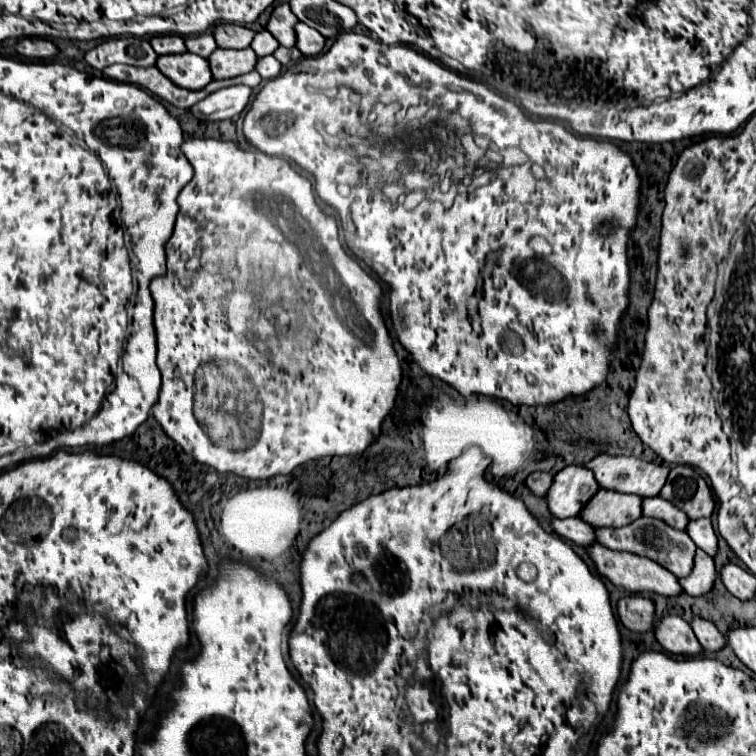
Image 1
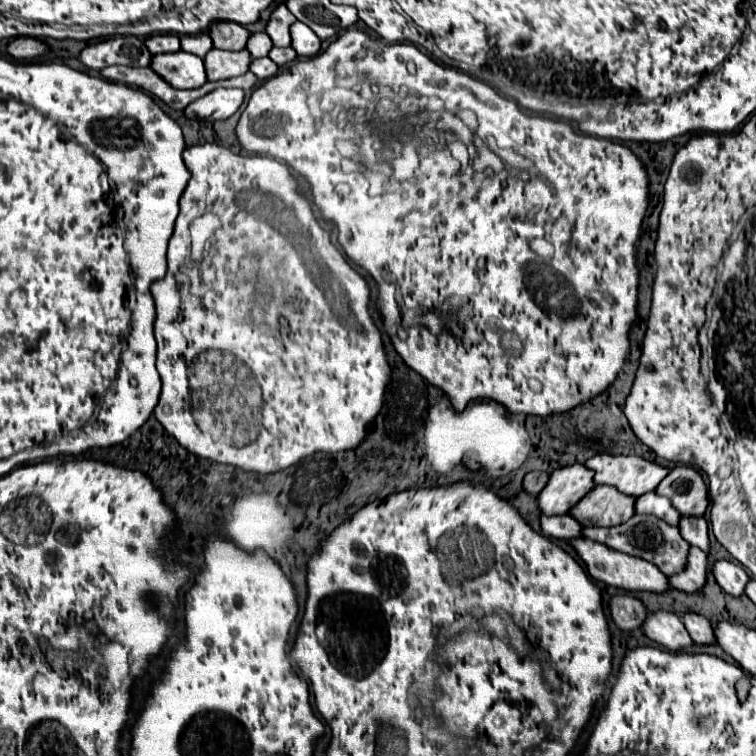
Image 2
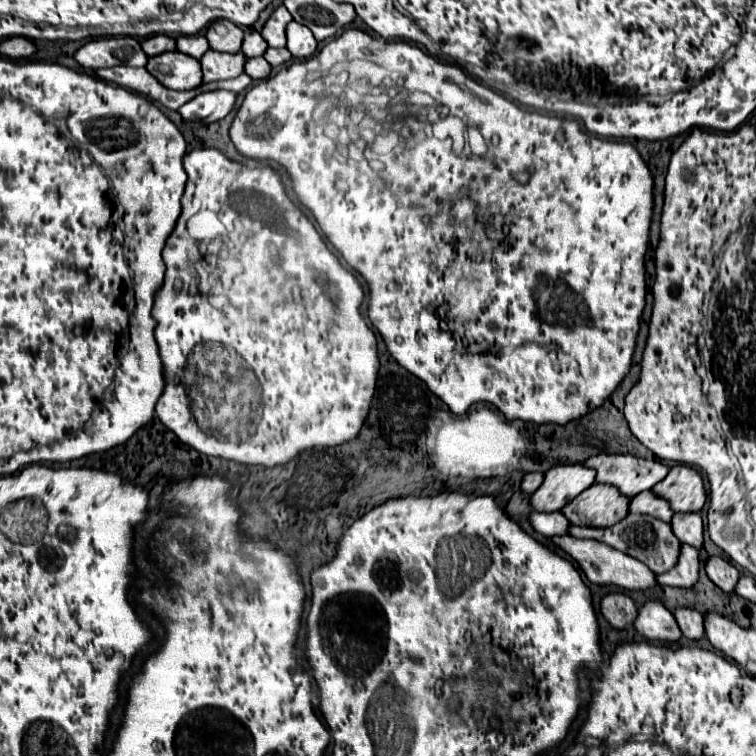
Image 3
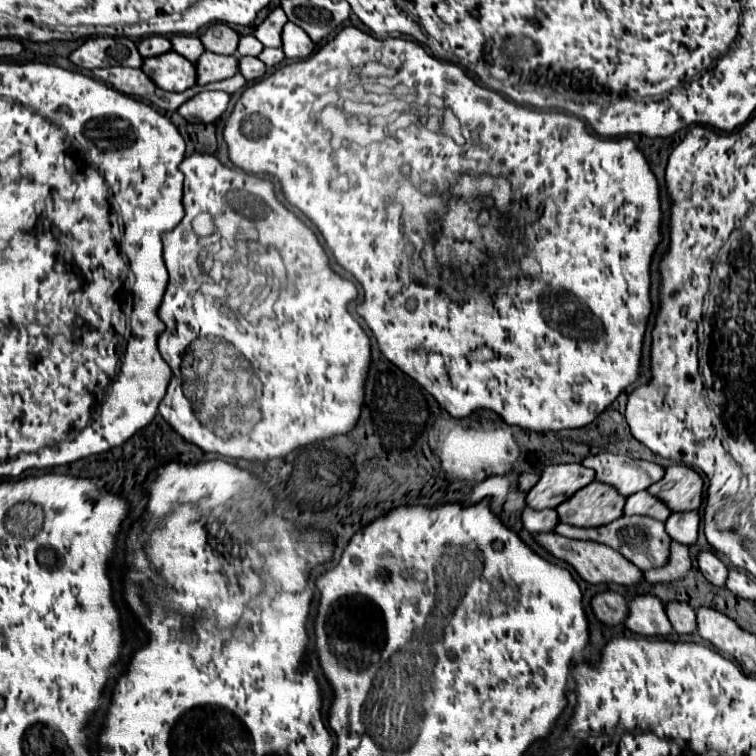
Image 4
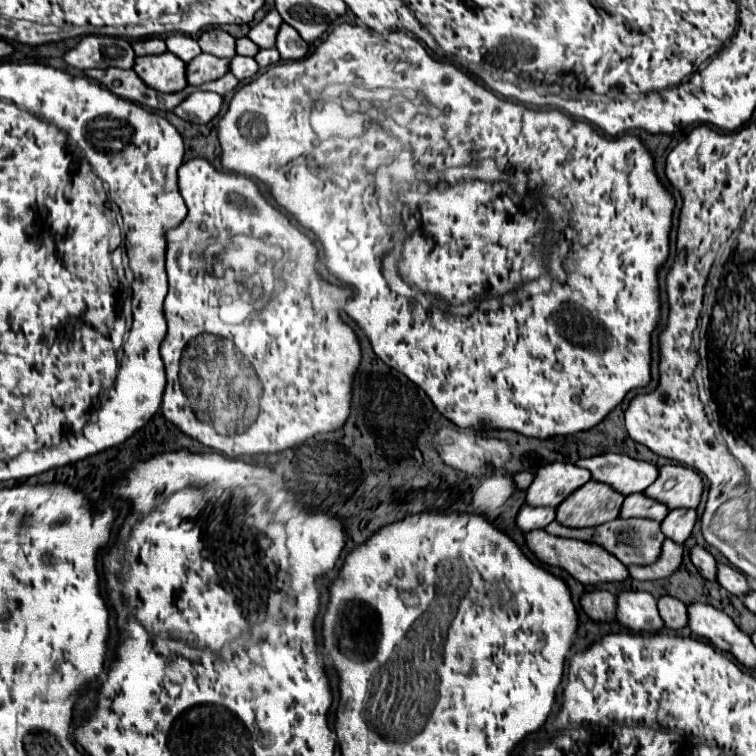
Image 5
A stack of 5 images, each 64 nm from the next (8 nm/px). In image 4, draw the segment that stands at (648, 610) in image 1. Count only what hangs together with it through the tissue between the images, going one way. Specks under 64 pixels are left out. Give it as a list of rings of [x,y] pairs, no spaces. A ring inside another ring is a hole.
[[[600,592],[590,600],[590,608],[594,616],[602,624],[622,624],[626,618],[626,598],[616,592]]]

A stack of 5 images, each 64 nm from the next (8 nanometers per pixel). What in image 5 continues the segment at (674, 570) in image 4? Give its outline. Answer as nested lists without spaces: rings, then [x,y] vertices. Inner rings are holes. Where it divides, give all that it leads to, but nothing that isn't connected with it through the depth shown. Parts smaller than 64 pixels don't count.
[[[664,540],[660,558],[648,566],[626,566],[630,578],[636,580],[660,580],[664,576],[674,574],[674,570],[682,564],[682,546],[674,540]]]

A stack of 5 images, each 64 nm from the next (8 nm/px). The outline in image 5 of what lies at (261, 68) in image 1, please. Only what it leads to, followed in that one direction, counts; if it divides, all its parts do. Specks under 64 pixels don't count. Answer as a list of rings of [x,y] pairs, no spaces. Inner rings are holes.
[[[234,56],[228,68],[230,68],[230,74],[234,74],[240,82],[252,78],[258,72],[258,64],[254,62],[254,58],[248,58],[248,56]]]

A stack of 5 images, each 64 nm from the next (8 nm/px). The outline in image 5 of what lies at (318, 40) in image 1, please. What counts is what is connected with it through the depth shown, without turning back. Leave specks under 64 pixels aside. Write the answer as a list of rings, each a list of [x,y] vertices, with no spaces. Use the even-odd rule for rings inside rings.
[[[282,24],[276,34],[276,50],[282,60],[298,60],[308,54],[308,42],[298,38],[298,32],[294,32],[294,28]]]

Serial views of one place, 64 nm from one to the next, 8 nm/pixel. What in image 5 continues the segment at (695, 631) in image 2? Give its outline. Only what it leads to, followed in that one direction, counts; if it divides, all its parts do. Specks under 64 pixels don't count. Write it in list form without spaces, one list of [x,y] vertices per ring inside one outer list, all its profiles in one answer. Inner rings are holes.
[[[660,596],[658,612],[660,612],[660,618],[664,620],[666,628],[670,628],[670,630],[680,630],[686,626],[686,604],[678,602],[676,598]]]

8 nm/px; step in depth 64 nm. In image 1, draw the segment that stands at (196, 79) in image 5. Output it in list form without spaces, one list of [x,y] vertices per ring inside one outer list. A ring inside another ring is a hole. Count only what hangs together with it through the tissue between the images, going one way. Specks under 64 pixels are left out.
[[[216,48],[210,56],[208,56],[208,64],[210,64],[210,72],[212,78],[234,78],[246,72],[254,70],[256,64],[256,56],[252,48],[244,48],[244,50],[222,50]]]

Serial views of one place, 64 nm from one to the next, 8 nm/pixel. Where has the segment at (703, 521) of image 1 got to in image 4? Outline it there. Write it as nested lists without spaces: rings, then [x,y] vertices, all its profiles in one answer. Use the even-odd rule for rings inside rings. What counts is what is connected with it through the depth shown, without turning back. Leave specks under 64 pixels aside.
[[[672,512],[668,516],[668,520],[664,522],[666,532],[672,540],[680,542],[680,544],[694,544],[696,536],[698,536],[698,524],[700,524],[700,516],[698,512]]]

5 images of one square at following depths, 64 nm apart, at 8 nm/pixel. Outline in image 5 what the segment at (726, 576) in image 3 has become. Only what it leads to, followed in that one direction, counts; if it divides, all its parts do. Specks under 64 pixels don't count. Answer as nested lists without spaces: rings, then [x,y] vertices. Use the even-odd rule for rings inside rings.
[[[694,546],[690,548],[690,560],[696,566],[696,570],[702,574],[702,578],[706,580],[714,580],[714,568],[716,568],[716,560],[714,556],[704,550],[702,546]]]

